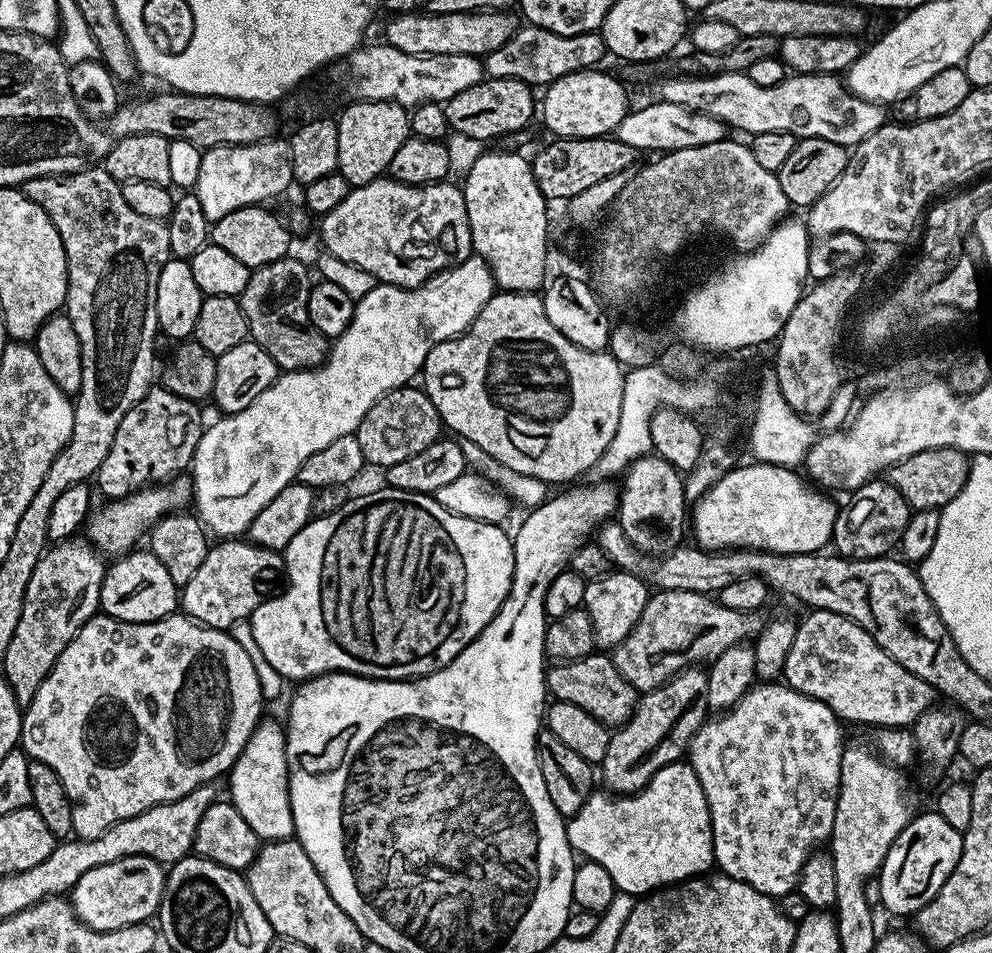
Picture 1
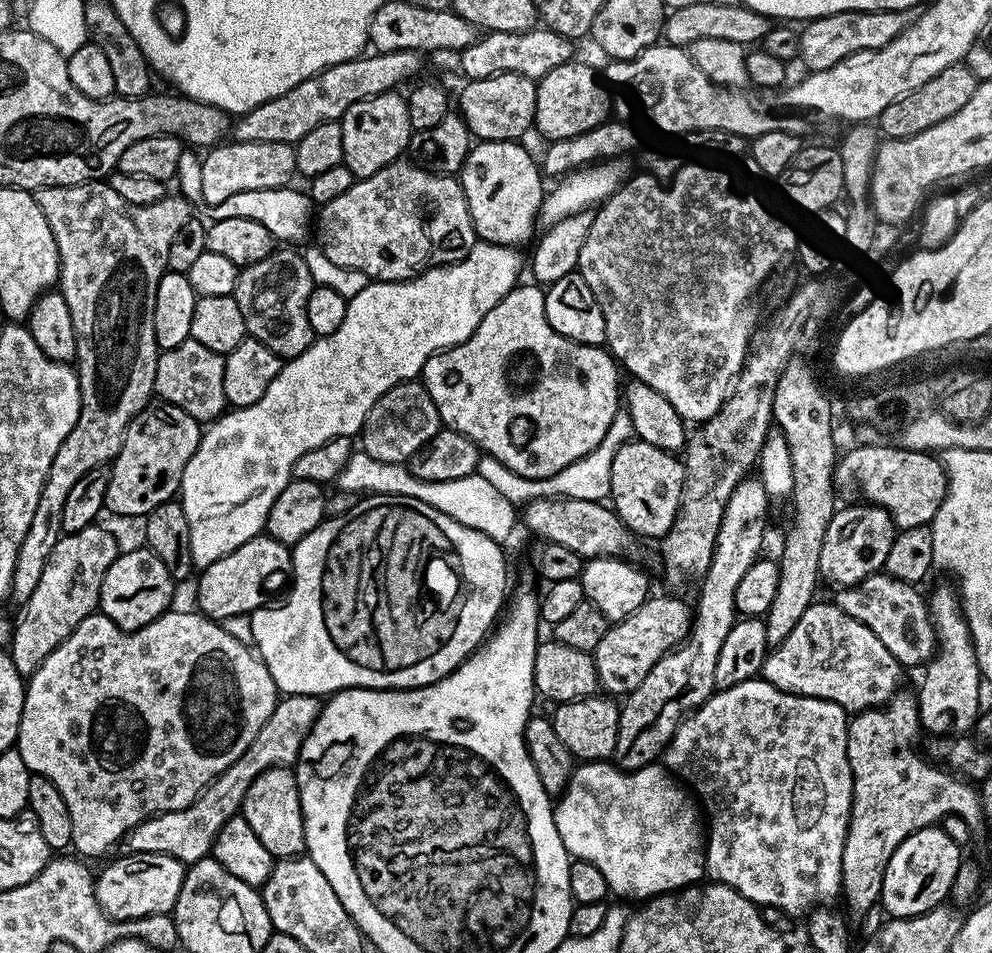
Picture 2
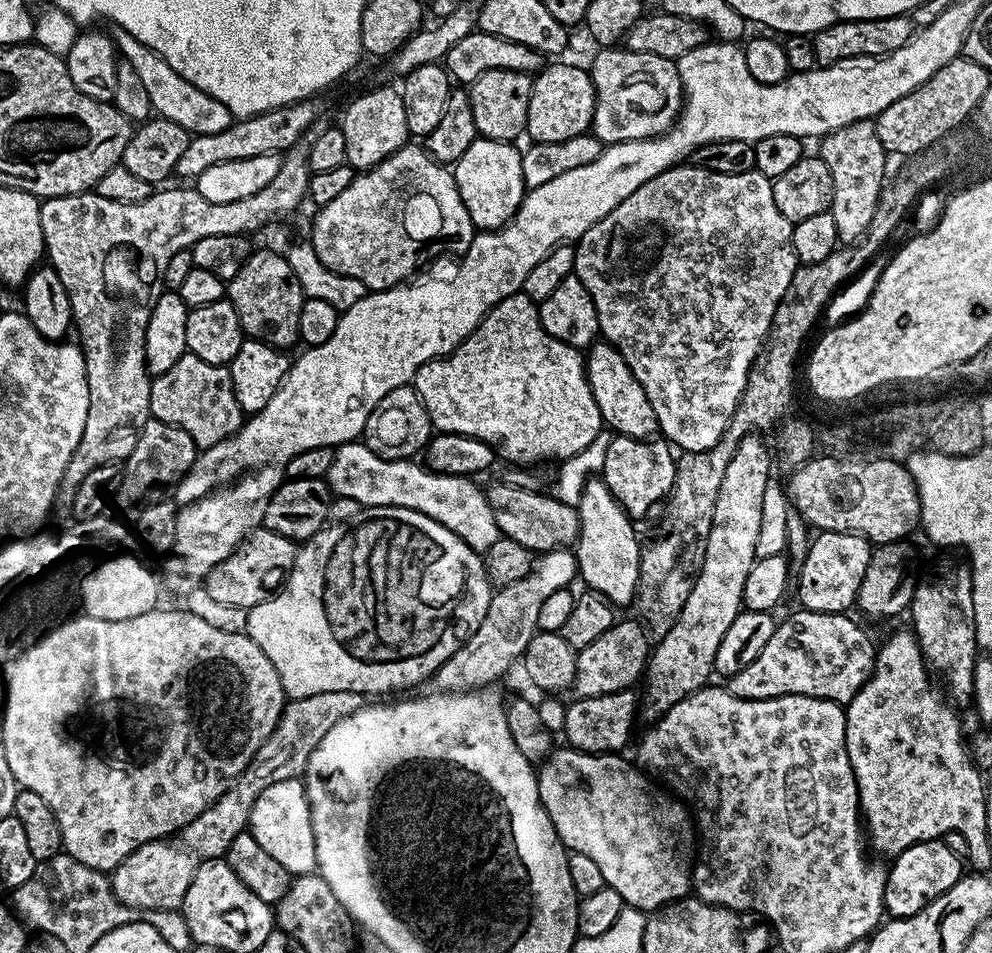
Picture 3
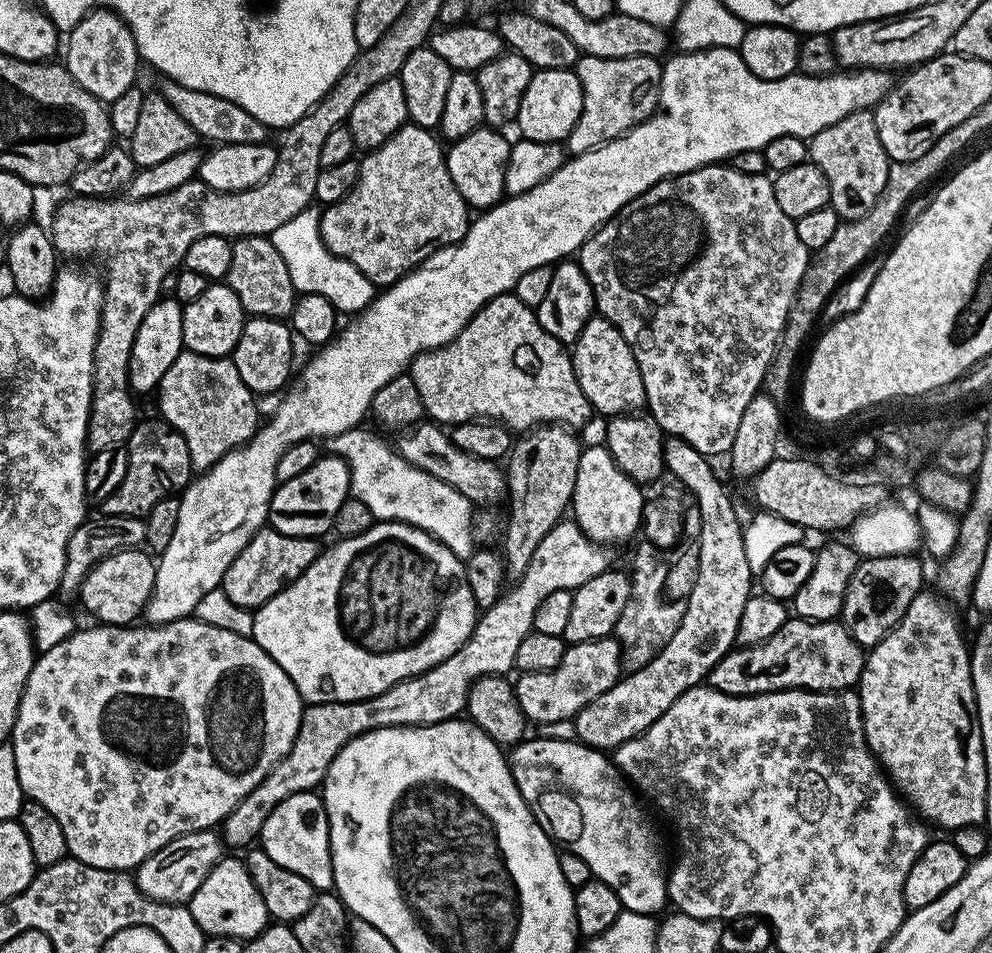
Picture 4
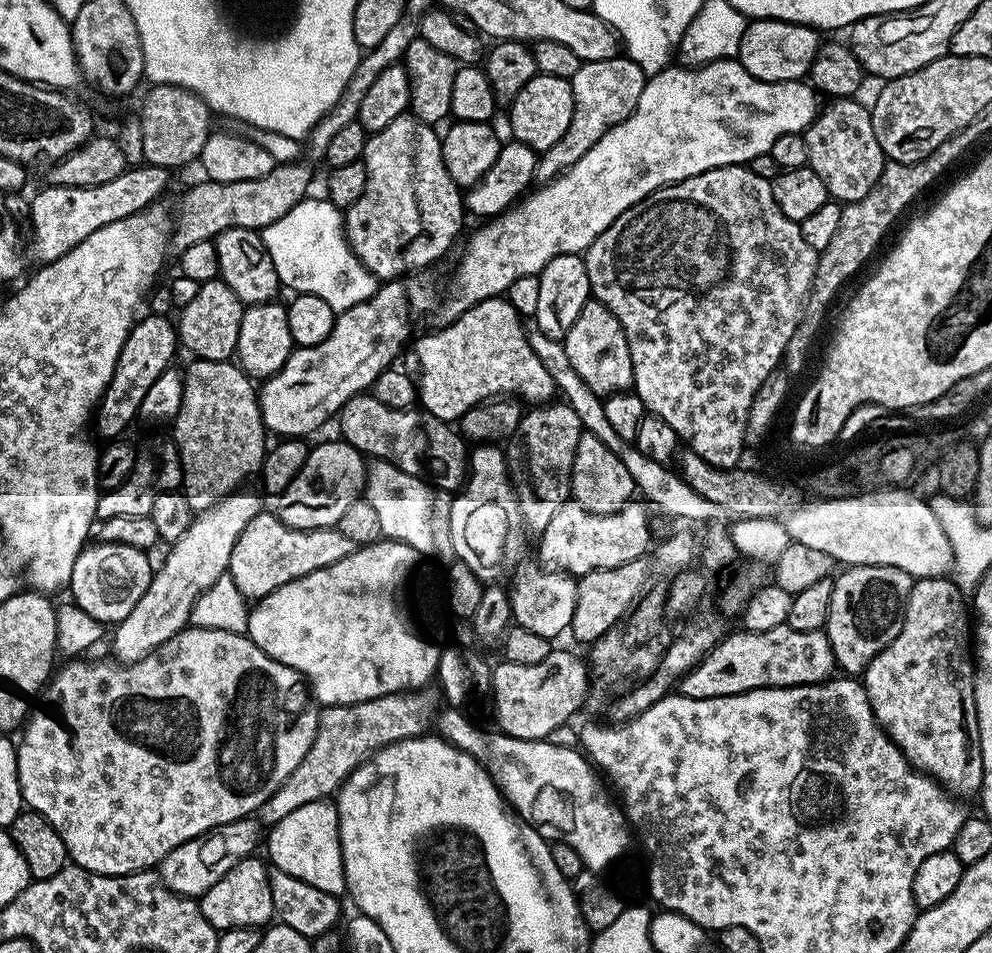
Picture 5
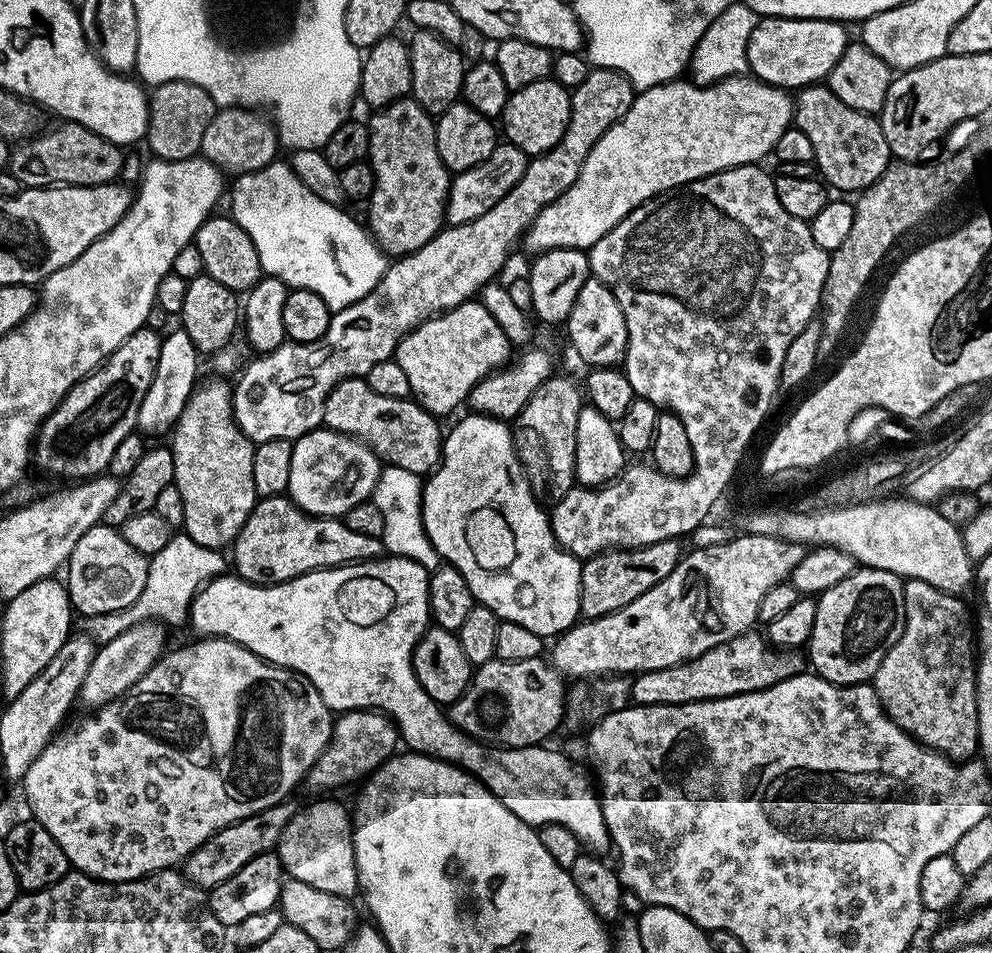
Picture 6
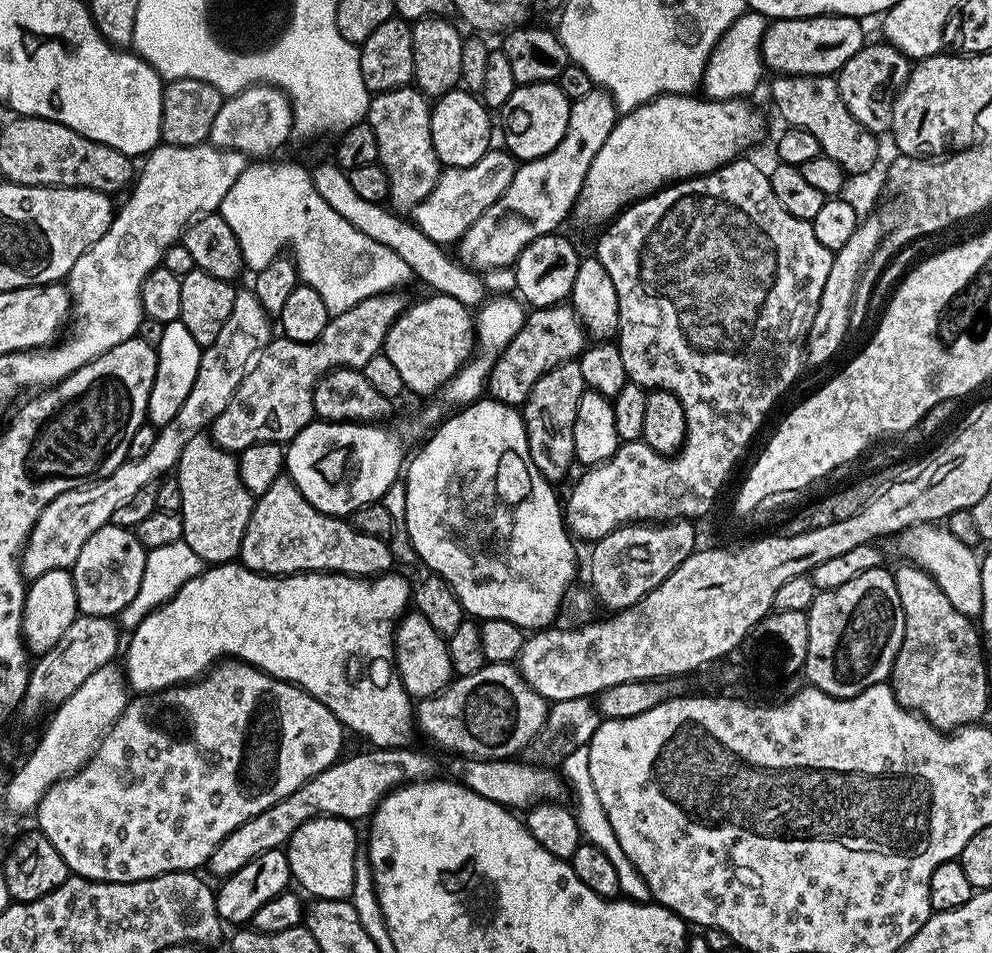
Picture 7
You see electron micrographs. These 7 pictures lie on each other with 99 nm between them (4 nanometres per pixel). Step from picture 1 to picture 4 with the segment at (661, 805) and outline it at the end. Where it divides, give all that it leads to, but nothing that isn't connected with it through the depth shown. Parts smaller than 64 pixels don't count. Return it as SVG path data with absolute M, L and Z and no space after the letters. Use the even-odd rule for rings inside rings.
M525 738L511 749L508 765L514 782L534 814L534 818L547 830L557 845L582 858L590 866L595 879L606 882L614 894L618 894L621 909L638 914L663 913L668 898L666 860L660 853L660 840L639 804L637 793L626 783L625 777L603 751L581 744L579 740L556 741Z

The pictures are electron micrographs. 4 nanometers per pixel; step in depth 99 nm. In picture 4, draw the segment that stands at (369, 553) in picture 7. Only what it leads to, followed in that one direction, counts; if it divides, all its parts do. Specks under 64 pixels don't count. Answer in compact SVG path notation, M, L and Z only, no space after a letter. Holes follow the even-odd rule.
M265 526L253 534L251 542L242 549L238 558L230 562L222 585L226 598L230 598L234 606L242 606L249 610L261 608L284 587L294 583L318 559L321 551L322 544L319 539L287 536L271 526Z

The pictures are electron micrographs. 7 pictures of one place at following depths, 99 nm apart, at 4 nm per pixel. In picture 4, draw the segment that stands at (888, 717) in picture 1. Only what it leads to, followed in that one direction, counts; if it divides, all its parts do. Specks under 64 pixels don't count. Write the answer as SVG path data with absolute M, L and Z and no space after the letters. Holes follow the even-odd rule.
M789 618L766 642L756 644L752 648L743 646L730 651L719 660L709 674L707 683L717 688L722 694L731 696L761 696L767 692L787 692L803 690L806 692L843 692L859 685L860 672L864 668L865 649L844 629L843 623L836 620L814 621Z

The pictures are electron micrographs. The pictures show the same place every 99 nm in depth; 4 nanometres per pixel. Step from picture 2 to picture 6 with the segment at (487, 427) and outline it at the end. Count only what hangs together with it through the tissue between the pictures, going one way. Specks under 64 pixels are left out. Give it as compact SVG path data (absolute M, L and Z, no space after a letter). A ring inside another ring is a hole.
M473 298L465 304L454 306L449 312L422 322L413 332L406 334L396 348L394 358L410 381L410 390L416 403L433 416L444 418L447 412L454 411L459 404L463 405L467 401L470 390L478 381L509 363L513 352L514 345L506 338L502 326L494 322L490 310L486 310L486 306L482 306L479 299Z

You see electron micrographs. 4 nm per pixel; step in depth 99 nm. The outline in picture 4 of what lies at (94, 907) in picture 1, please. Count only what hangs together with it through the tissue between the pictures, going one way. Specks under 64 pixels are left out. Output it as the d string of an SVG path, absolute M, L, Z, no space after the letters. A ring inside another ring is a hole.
M205 830L182 834L174 838L174 842L162 846L162 850L152 852L146 857L139 868L135 869L134 879L142 894L146 894L151 900L163 904L187 904L194 890L202 886L206 874L214 870L214 866L225 852L226 845L219 831Z

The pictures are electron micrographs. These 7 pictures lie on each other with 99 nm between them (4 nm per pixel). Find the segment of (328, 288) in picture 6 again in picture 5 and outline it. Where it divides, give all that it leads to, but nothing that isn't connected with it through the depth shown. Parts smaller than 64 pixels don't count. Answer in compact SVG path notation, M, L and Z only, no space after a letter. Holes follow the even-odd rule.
M305 197L278 221L261 229L260 233L267 253L274 262L274 268L280 268L278 278L284 276L280 282L285 289L315 290L324 294L327 293L328 284L320 276L336 280L340 272L358 272L358 274L364 272L364 264L354 255L344 236L341 209L334 207L326 198Z

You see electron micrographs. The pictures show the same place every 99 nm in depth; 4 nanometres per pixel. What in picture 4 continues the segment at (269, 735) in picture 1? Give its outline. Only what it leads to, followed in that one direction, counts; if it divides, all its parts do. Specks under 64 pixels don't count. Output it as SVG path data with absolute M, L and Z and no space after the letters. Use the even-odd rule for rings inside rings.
M319 791L290 794L274 810L270 810L270 818L266 818L266 826L262 826L258 837L259 847L278 866L306 878L313 890L328 890L333 887L332 855L330 854L330 830L324 809L324 798Z

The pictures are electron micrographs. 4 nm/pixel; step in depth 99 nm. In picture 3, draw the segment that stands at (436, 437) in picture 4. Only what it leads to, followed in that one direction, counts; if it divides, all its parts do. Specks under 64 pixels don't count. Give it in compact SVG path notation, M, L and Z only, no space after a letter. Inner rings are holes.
M512 484L487 485L486 495L496 511L496 521L501 533L516 544L529 548L535 554L555 552L557 548L571 549L580 539L580 513L552 494L543 496L528 488L515 488Z

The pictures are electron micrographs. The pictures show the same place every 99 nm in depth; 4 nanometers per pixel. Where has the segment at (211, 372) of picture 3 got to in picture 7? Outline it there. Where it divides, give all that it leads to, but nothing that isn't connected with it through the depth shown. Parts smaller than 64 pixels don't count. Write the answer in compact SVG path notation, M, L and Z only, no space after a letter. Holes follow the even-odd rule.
M201 434L190 438L190 442L186 442L186 450L182 450L180 460L174 469L174 478L182 489L182 506L178 515L184 519L182 522L183 547L208 566L233 563L239 557L242 538L246 534L246 526L250 522L254 503L254 497L250 494L250 490L246 490L240 477L239 459L233 453L215 444L211 435Z

